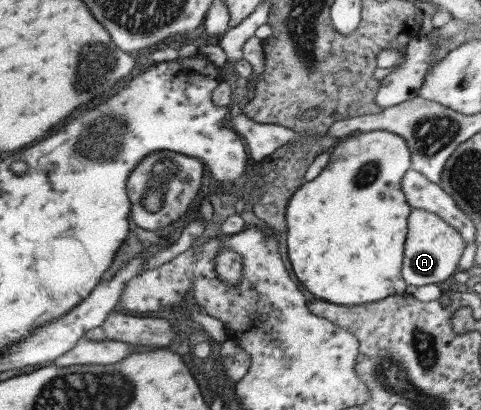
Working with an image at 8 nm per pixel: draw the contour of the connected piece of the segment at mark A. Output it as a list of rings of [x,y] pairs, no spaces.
[[[411,208],[407,217],[406,235],[402,254],[400,275],[409,286],[439,284],[445,286],[445,279],[455,273],[461,256],[464,240],[449,223],[443,222],[436,214]]]

